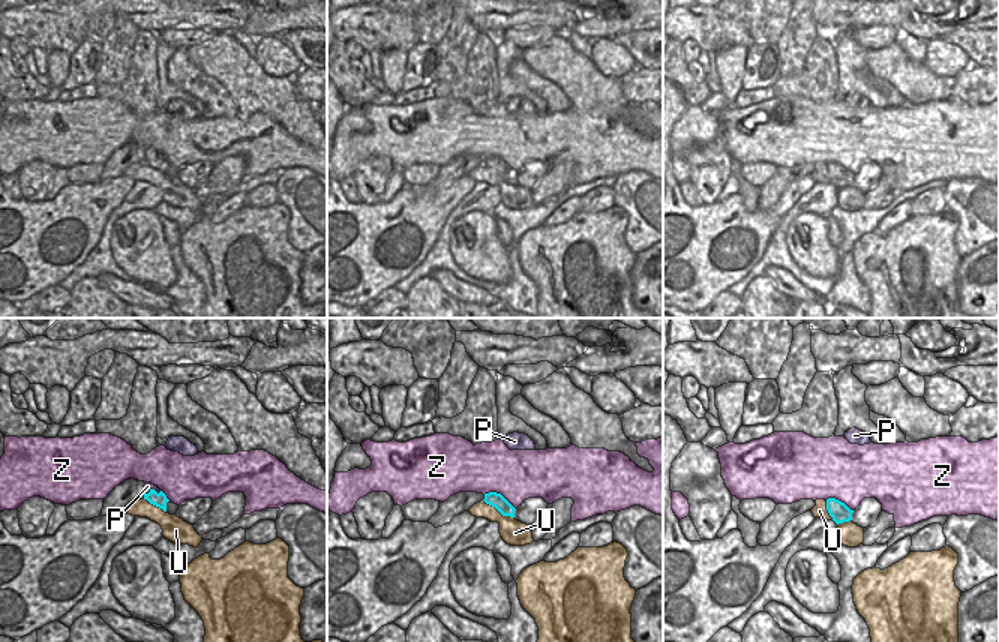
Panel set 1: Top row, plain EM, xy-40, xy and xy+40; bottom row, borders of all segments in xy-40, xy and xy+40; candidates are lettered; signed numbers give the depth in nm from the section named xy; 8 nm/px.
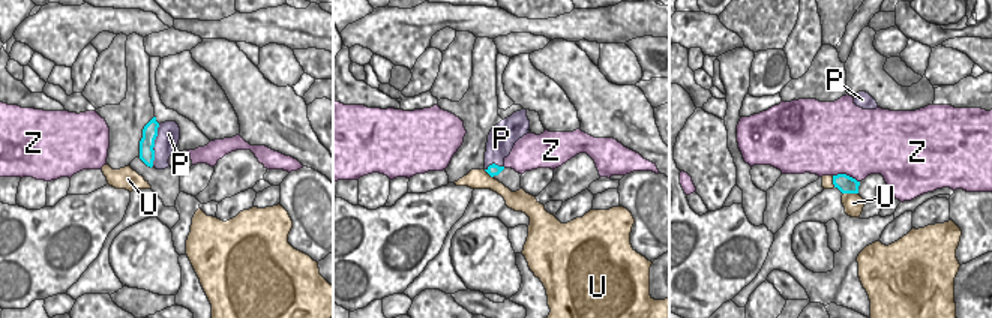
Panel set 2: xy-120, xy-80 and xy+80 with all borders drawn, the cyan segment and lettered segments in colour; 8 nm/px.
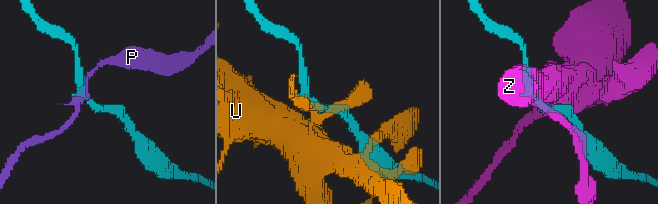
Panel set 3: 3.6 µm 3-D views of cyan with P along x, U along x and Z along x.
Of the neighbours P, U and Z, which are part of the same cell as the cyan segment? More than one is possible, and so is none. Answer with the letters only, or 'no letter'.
no letter

